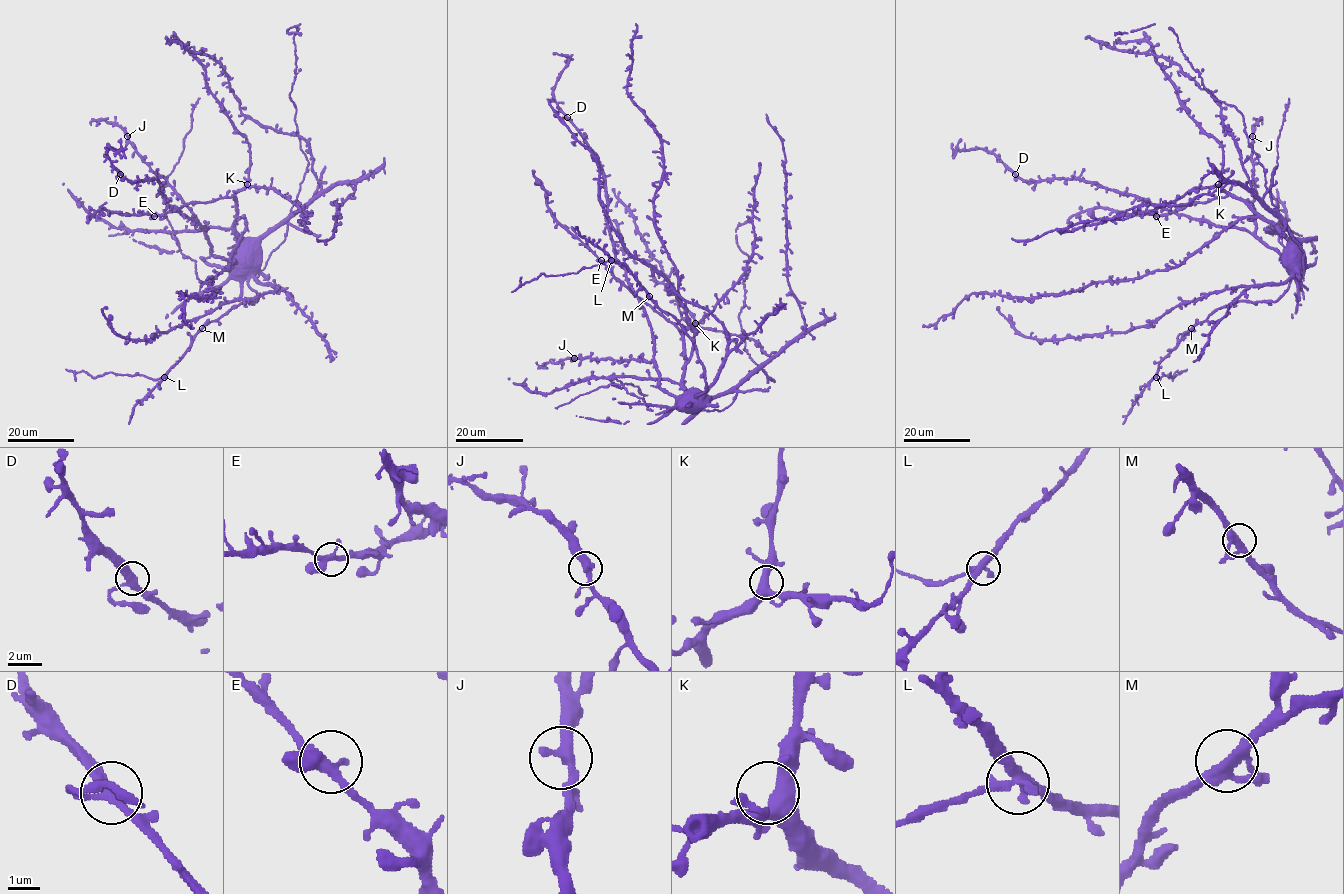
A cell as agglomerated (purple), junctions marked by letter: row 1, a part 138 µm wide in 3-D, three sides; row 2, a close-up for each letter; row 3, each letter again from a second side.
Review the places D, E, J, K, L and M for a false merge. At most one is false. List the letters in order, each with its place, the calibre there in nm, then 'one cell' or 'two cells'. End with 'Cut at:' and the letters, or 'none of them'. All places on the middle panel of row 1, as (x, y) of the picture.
D: at (567, 117); 320 nm thick; one cell
E: at (601, 260); 340 nm thick; one cell
J: at (574, 358); 320 nm thick; one cell
K: at (695, 323); 400 nm thick; one cell
L: at (611, 260); 360 nm thick; two cells
M: at (649, 296); 360 nm thick; one cell
Cut at: L

